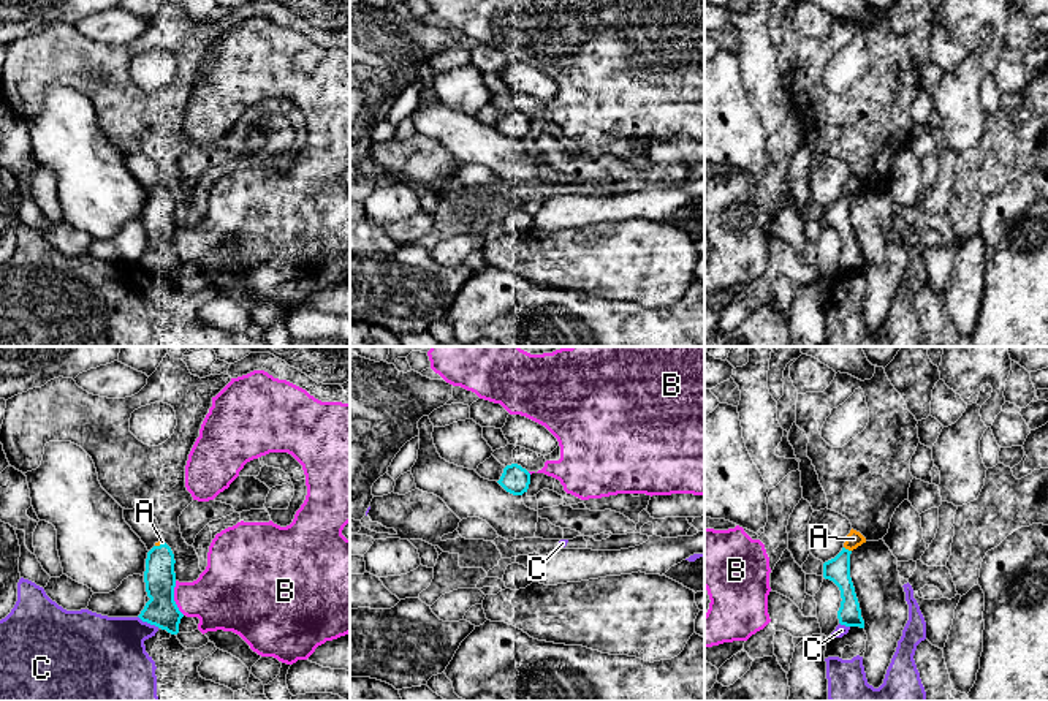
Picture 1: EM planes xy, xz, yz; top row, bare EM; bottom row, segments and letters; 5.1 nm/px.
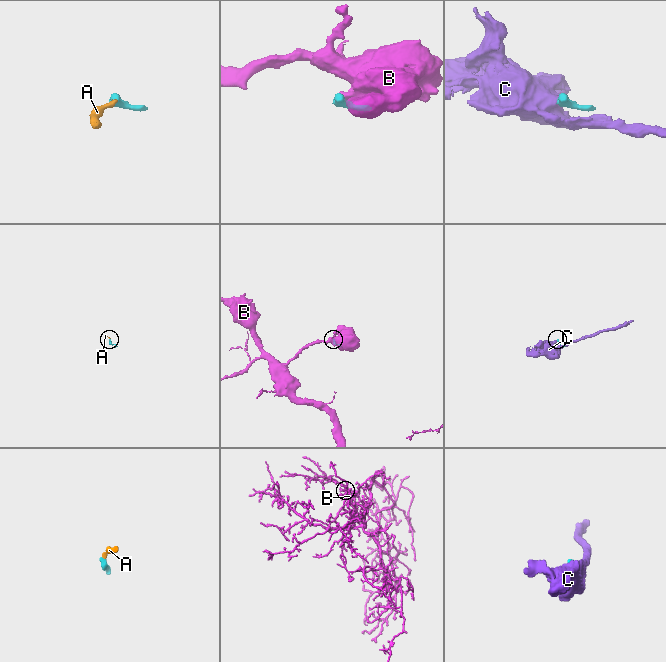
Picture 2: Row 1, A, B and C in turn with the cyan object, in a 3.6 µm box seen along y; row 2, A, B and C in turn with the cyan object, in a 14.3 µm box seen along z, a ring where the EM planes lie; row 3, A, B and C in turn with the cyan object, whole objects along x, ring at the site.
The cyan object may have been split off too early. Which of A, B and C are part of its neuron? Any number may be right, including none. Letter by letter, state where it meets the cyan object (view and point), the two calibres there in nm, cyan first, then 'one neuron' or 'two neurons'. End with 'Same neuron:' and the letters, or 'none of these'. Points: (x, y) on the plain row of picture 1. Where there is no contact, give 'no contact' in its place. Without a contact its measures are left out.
A: yz (847, 195) | 130/80 nm | one neuron
B: xy (173, 244) | 160/320 nm | two neurons
C: xy (149, 268) | 160/360 nm | two neurons
Same neuron: A

